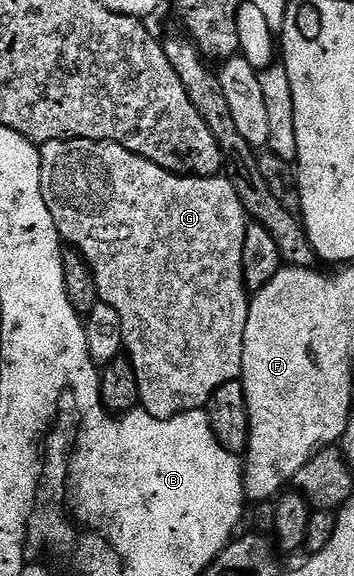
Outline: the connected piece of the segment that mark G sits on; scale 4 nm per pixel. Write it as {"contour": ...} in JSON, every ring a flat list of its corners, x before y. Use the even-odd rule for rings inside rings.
{"contour":[[55,139,43,144,40,147,40,172,42,173,44,200,54,217,56,227,60,230,61,240,68,242,69,239,72,242,69,244,79,251,84,260,92,266,101,300,116,309,121,317,124,333,123,350,134,365,134,373,138,373,142,410,150,413,150,417,172,419,184,411,207,408,212,402,212,394,215,391,219,391,220,387,226,385,231,379,241,378,242,353,250,302,250,292,248,286,244,284,242,249,246,241,246,229,250,216,244,210,244,203,238,197,235,182,231,178,224,179,225,177,197,179,194,175,176,175,172,171,162,169,146,157,130,153,130,149,122,145,103,143,97,139]]}

